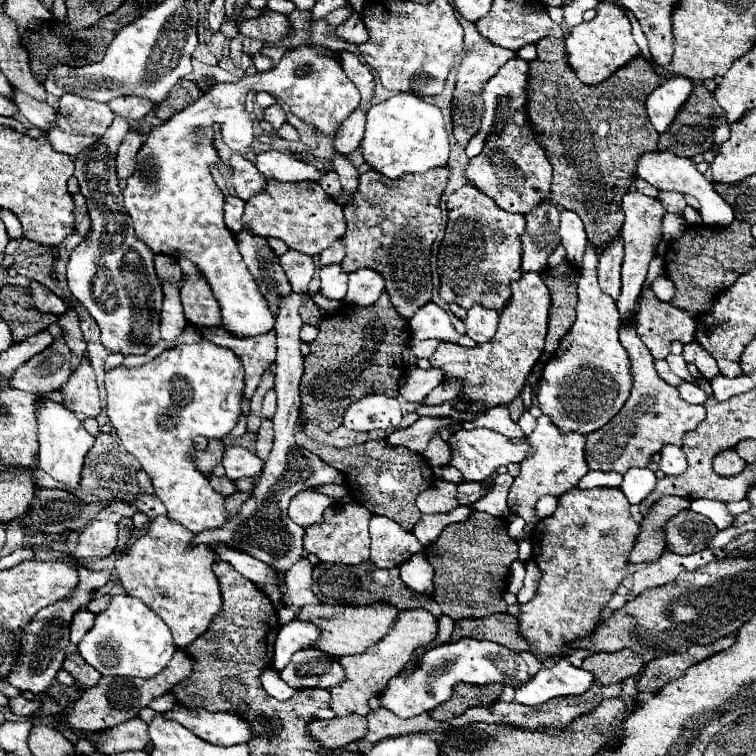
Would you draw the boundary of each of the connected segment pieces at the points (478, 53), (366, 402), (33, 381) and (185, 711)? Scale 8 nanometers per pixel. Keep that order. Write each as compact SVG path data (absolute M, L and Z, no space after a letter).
M483 40L479 44L473 46L473 50L469 54L465 54L461 66L459 66L459 74L457 74L457 88L455 88L455 94L453 94L453 136L457 140L459 146L465 148L467 140L479 130L479 120L481 120L481 114L483 114L483 100L479 96L483 84L497 74L499 66L503 66L507 60L515 58L515 52L511 50L505 50L501 46L495 46L491 44L489 40Z
M371 394L363 396L347 406L343 414L343 426L357 432L371 430L395 430L401 422L401 406L397 398Z
M59 338L43 352L25 362L11 378L11 386L25 392L47 394L61 390L71 376L71 350Z
M175 704L175 708L165 712L163 716L169 720L177 720L195 736L215 746L241 744L253 736L253 728L249 722L227 712L213 714L203 708L183 708L183 704Z

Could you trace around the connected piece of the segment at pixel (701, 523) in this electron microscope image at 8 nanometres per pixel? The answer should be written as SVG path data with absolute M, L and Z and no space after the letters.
M691 510L679 512L665 524L665 540L667 550L675 554L693 554L707 548L709 540L715 536L717 528L703 514L695 514Z

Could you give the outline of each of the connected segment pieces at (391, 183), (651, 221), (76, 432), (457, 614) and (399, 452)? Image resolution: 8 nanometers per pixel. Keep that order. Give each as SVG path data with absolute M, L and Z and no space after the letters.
M441 166L427 170L425 174L407 174L399 180L387 180L377 172L363 172L359 176L359 188L345 204L343 214L347 220L347 232L343 234L345 258L341 262L343 272L359 268L377 270L385 280L385 292L391 304L403 316L411 320L419 306L431 302L431 246L441 228L441 194L445 192L451 168Z
M627 192L623 196L623 212L625 212L625 224L623 224L623 242L625 242L625 258L621 266L621 294L617 300L617 310L621 314L621 324L627 324L631 320L641 288L647 278L647 266L655 258L655 246L661 240L661 218L665 216L663 206L657 198L649 198L641 192Z
M41 396L41 398L37 398L35 408L37 408L35 414L37 414L37 422L39 422L39 468L43 468L55 480L65 482L69 488L75 488L79 484L83 458L89 452L89 448L95 444L95 438L83 428L81 420L77 420L75 412L71 412L63 404L57 404L57 402Z
M475 512L465 522L449 524L439 534L437 542L425 546L423 554L429 560L429 564L435 568L435 602L443 610L443 614L451 616L453 620L463 618L483 618L495 612L507 612L507 602L503 600L503 594L507 592L507 574L513 560L517 560L517 542L507 532L507 520L499 516L491 516L487 512Z
M301 430L295 432L297 444L315 456L319 456L325 464L331 464L345 476L347 490L355 502L365 504L371 514L381 514L395 520L403 530L413 530L413 526L423 516L415 506L415 498L427 490L433 482L433 470L425 462L425 458L417 452L411 452L403 446L389 446L383 440L369 440L351 448L333 448L309 440L309 436Z

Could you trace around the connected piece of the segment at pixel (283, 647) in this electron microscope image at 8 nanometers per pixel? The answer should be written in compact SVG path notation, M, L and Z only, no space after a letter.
M291 620L289 624L281 626L277 640L275 640L275 658L273 668L283 670L285 664L291 660L291 656L303 648L311 648L321 636L321 628L311 622L303 620Z

